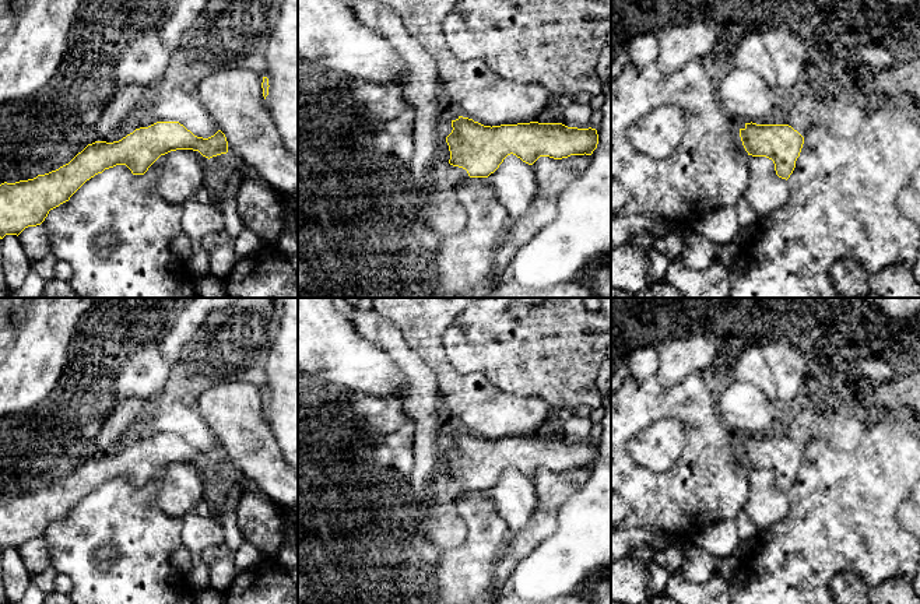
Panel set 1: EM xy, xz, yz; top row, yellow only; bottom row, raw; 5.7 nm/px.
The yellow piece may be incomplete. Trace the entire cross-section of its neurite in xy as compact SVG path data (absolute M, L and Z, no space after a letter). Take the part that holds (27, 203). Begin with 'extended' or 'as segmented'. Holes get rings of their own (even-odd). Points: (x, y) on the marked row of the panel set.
as segmented | M157 122L136 129L119 141L88 144L69 164L34 179L0 185L0 239L41 225L49 211L70 197L91 178L116 165L144 175L161 157L176 150L199 151L206 158L228 152L225 134L197 137L179 122Z

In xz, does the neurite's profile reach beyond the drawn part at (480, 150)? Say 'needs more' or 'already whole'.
already whole

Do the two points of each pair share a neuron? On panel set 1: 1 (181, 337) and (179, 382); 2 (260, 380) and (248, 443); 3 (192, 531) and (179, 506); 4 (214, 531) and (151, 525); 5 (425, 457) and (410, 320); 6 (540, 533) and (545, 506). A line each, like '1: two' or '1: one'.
1: two
2: two
3: two
4: two
5: two
6: one

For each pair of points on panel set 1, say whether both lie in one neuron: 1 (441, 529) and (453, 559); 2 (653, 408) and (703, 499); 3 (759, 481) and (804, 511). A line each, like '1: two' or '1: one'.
1: two
2: one
3: two

